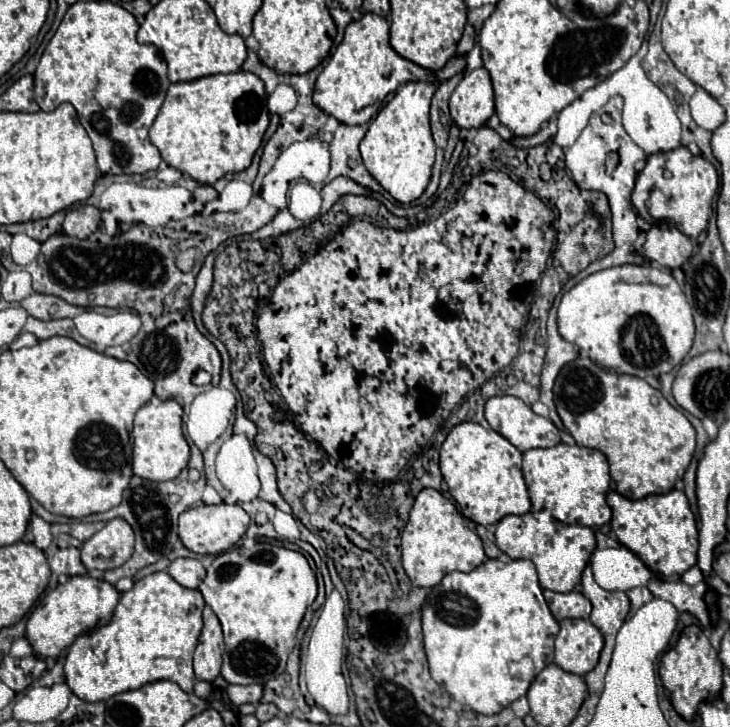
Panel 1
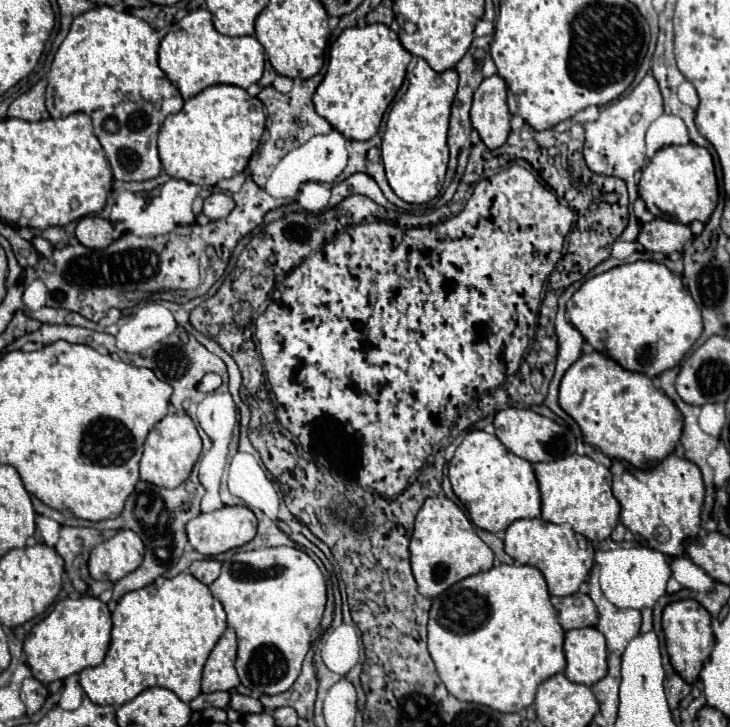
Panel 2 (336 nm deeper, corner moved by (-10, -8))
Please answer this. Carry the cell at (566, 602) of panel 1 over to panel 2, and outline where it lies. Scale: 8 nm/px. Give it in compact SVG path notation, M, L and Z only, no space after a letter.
M574 593L568 597L552 597L552 605L558 611L558 621L564 631L578 627L594 627L598 623L596 605L588 595Z

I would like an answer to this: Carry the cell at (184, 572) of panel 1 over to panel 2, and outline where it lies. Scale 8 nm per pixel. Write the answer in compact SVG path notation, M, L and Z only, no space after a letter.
M202 559L202 561L194 561L188 569L200 583L210 585L218 575L220 575L220 563L214 559Z

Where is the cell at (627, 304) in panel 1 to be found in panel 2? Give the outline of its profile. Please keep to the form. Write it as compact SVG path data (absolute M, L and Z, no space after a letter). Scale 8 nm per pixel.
M652 261L620 265L588 279L572 295L568 317L598 353L646 377L658 377L676 367L702 333L700 309L682 279Z

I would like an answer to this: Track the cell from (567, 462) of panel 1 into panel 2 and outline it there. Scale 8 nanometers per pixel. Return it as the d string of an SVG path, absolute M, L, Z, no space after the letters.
M568 455L552 463L534 465L536 479L542 493L542 519L550 523L568 523L576 533L590 541L604 541L610 537L620 519L620 503L612 495L612 473L588 455Z

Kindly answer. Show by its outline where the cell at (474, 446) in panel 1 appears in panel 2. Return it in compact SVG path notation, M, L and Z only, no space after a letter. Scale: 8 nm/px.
M468 431L448 463L448 477L468 517L484 531L498 533L518 519L540 517L540 491L532 463L508 451L496 435Z

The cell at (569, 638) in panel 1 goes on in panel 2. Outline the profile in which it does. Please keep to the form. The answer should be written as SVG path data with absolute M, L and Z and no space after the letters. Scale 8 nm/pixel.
M596 627L570 629L566 633L564 653L568 661L564 675L572 683L590 687L608 673L606 639Z

